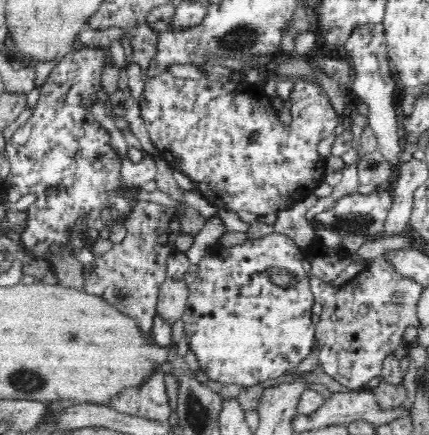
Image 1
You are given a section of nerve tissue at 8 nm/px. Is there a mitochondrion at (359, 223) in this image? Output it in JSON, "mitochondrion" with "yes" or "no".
{"mitochondrion":"yes"}

